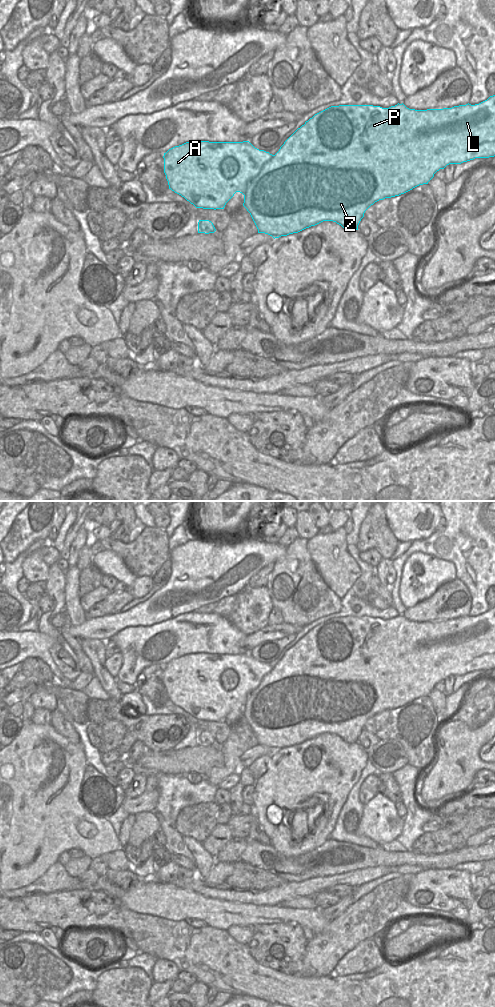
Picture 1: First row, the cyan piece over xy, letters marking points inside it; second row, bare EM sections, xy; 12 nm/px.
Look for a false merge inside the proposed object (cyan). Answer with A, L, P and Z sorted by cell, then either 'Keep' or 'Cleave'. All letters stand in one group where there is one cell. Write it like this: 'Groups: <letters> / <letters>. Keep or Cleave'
Groups: A / L P Z. Cleave.

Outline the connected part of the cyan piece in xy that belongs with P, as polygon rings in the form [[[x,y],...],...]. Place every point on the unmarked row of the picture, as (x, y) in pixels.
[[[495,607],[487,612],[471,617],[459,617],[452,620],[415,622],[407,620],[403,615],[382,620],[373,617],[339,617],[331,618],[305,634],[280,659],[261,681],[259,687],[249,694],[245,704],[243,718],[250,725],[258,745],[265,745],[274,751],[289,746],[298,745],[306,740],[315,738],[323,733],[333,733],[345,742],[352,744],[358,742],[358,737],[364,729],[365,723],[379,712],[404,706],[413,700],[428,696],[434,686],[449,676],[461,676],[475,670],[489,670],[495,668]]]

